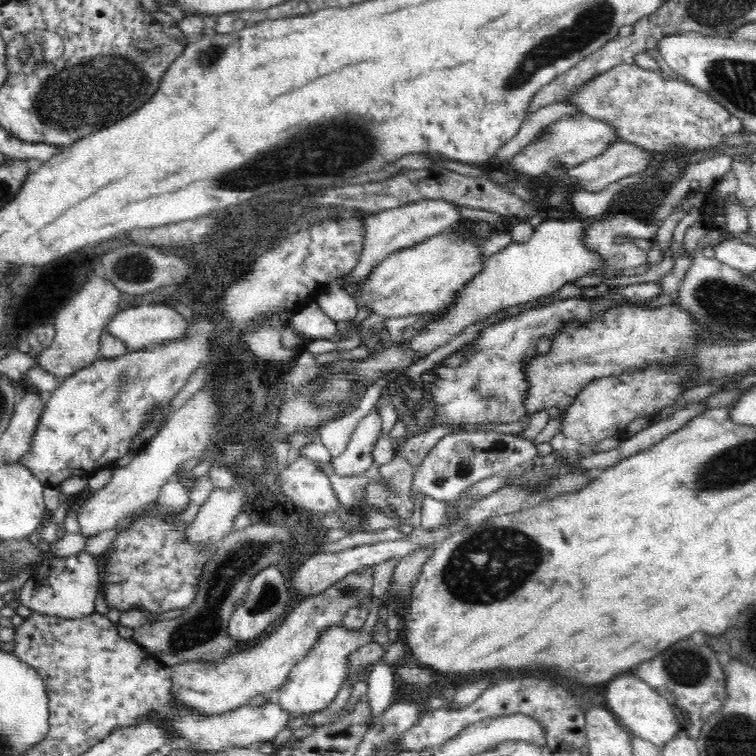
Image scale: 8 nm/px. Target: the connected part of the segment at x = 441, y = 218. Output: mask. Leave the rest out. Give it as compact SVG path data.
M424 199L409 202L398 208L386 209L377 213L373 213L365 218L366 235L362 254L358 258L358 264L352 268L350 274L340 276L340 281L346 281L344 289L350 293L350 297L354 298L359 293L359 286L367 279L378 263L381 263L388 255L402 248L410 247L413 244L420 244L428 240L428 238L440 235L445 232L446 228L452 226L454 222L460 220L460 210L456 203L450 201Z

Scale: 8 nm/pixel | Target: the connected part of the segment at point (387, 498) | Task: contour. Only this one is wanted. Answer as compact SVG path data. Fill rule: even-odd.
M394 456L392 462L380 466L384 476L384 490L368 490L364 504L392 508L394 516L410 518L414 514L414 502L410 500L410 486L413 485L415 467L404 458Z

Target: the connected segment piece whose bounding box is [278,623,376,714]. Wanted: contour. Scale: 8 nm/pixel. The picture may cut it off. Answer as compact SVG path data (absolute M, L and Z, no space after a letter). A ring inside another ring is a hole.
M340 623L328 627L319 636L318 642L308 651L308 654L288 674L284 684L278 688L280 706L292 714L308 714L324 710L336 698L340 686L348 676L348 656L374 640L372 633L376 624L363 624L358 630L350 630Z

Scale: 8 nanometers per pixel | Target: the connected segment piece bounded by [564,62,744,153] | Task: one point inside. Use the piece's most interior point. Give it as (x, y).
(648, 110)

